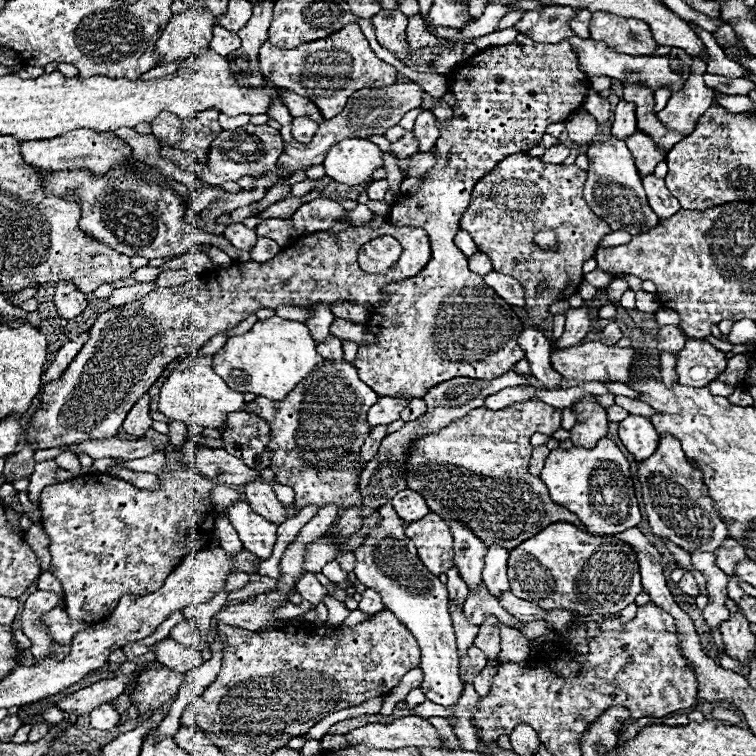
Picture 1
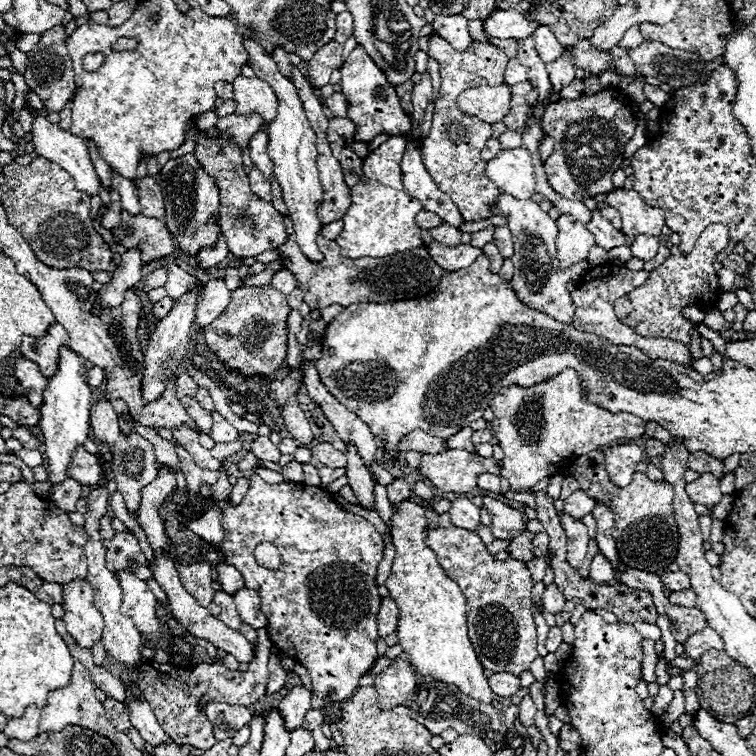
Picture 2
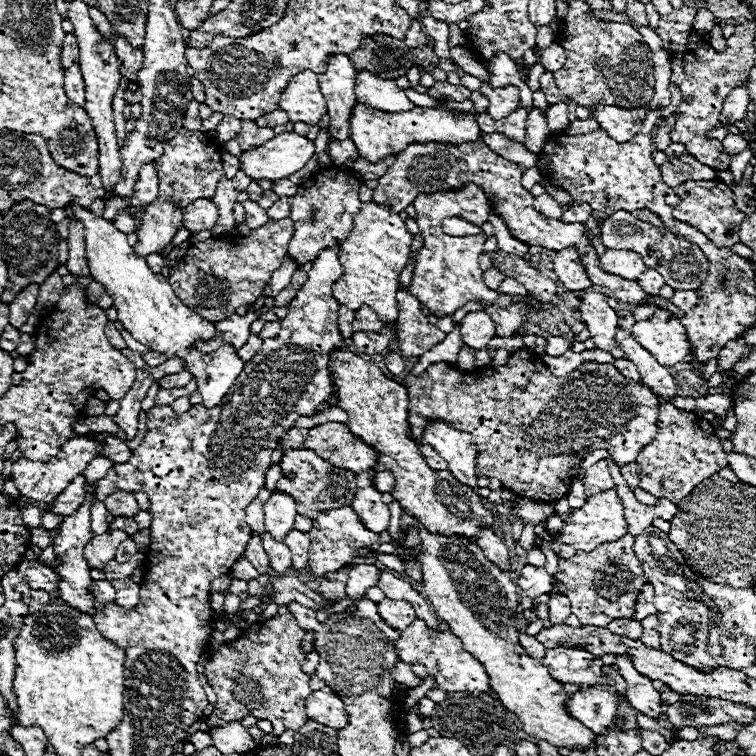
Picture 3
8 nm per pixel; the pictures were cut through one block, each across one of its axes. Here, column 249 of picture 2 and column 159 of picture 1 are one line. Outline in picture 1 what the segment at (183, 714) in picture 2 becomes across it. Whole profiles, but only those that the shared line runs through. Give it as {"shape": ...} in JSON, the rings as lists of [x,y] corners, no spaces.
{"shape":[[[164,666],[144,670],[144,674],[138,678],[136,690],[134,690],[134,704],[140,710],[140,714],[146,714],[154,708],[160,708],[168,700],[172,700],[178,690],[184,684],[184,674],[168,670]]]}

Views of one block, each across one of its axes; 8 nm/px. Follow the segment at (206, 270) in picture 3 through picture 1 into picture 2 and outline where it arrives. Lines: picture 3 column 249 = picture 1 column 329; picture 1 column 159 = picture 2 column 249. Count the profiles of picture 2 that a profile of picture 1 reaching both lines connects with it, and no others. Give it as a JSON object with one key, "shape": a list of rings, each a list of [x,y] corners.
{"shape":[[[270,284],[236,288],[228,310],[224,310],[212,326],[204,328],[204,340],[228,372],[240,372],[244,376],[270,376],[286,358],[288,312],[290,306],[286,296]]]}

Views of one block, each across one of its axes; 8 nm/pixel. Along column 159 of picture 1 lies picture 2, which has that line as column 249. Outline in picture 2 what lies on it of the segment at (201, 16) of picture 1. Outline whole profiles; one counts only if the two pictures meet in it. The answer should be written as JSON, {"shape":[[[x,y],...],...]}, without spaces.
{"shape":[[[248,40],[244,42],[248,56],[250,56],[250,66],[256,72],[258,78],[264,78],[272,90],[276,92],[278,98],[278,116],[272,122],[266,122],[268,130],[268,156],[272,158],[274,164],[274,176],[282,188],[284,194],[284,202],[290,210],[290,218],[294,222],[294,232],[296,232],[296,242],[302,250],[302,254],[306,258],[312,258],[314,262],[320,262],[322,252],[316,246],[316,234],[320,230],[320,220],[318,220],[318,202],[322,202],[322,186],[320,186],[320,178],[318,178],[318,168],[316,168],[316,146],[314,146],[314,132],[310,128],[310,122],[304,114],[302,102],[298,98],[298,92],[294,88],[294,84],[282,76],[278,72],[276,62],[264,54],[262,46],[256,40]]]}

